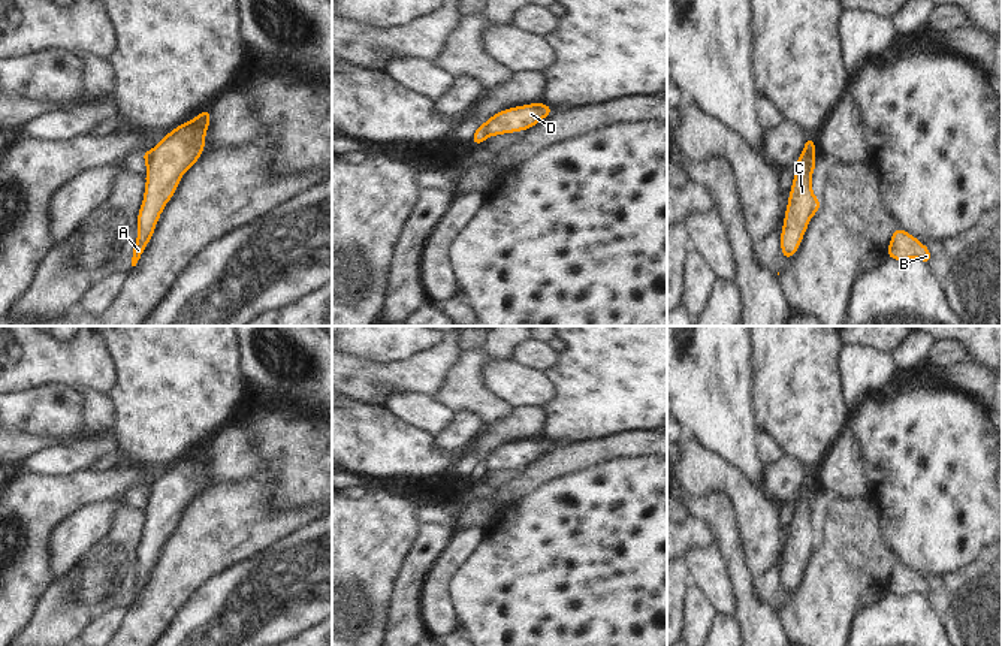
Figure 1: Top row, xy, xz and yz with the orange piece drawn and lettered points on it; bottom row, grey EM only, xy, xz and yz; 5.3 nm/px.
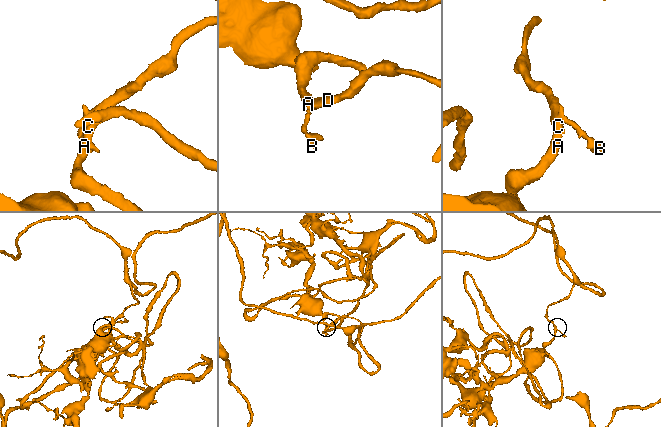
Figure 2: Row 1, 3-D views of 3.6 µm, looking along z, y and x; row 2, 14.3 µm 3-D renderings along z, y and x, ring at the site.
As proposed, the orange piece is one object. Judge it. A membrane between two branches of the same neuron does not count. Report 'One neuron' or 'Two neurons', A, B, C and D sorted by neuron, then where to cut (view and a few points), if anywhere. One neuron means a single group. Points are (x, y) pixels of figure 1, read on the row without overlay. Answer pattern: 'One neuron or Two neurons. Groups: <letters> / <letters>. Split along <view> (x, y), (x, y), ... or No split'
Two neurons. Groups: A C D / B. Split along yz (802, 486), (811, 509)

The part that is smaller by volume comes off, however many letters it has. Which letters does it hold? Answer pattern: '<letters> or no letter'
B

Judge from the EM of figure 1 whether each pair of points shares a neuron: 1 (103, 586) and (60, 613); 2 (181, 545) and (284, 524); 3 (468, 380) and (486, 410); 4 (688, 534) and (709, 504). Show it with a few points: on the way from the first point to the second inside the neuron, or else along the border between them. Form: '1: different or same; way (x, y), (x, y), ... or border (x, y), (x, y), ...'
1: same; way (93, 586), (71, 603)
2: same; way (207, 540), (223, 525), (259, 525)
3: same; way (468, 388), (480, 403)
4: different; border (693, 516), (709, 527), (717, 542)

